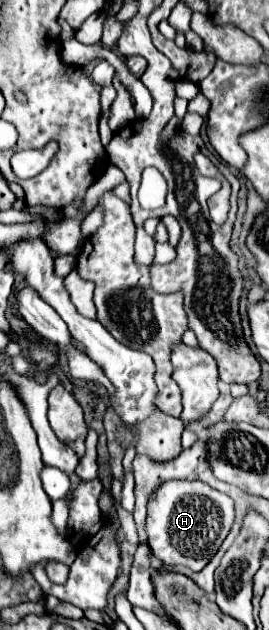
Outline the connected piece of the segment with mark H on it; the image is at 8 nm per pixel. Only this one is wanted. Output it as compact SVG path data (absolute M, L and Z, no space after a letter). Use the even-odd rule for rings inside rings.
M201 480L163 482L147 502L149 548L155 558L167 566L187 566L193 572L203 570L219 550L233 524L233 500Z

